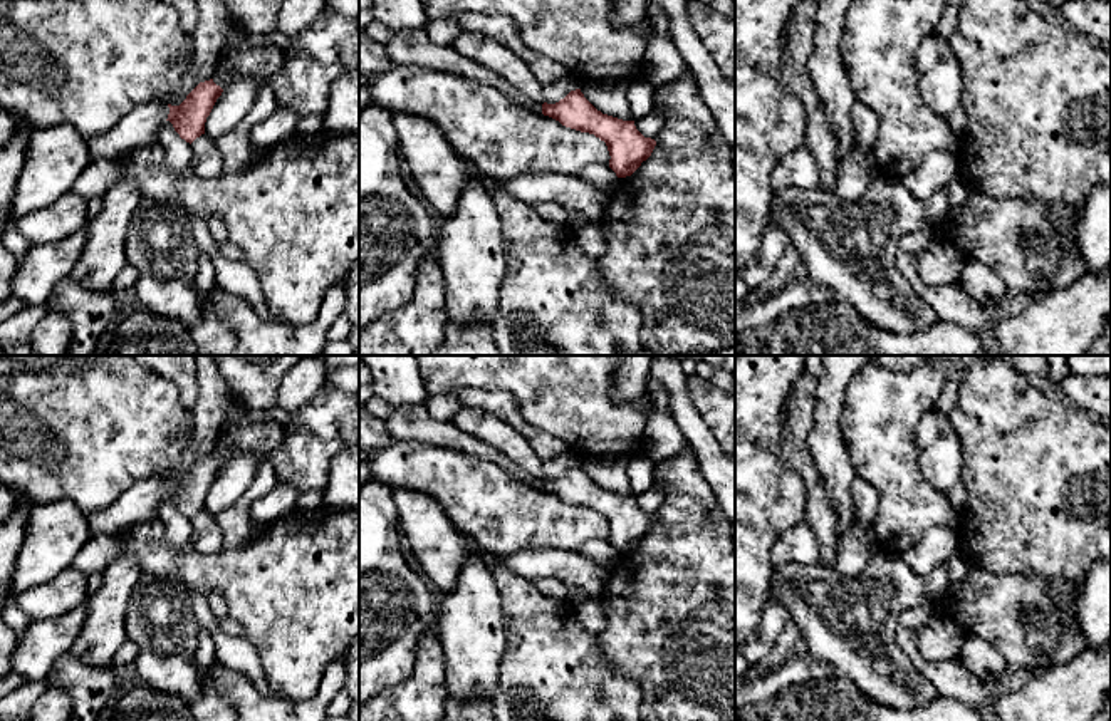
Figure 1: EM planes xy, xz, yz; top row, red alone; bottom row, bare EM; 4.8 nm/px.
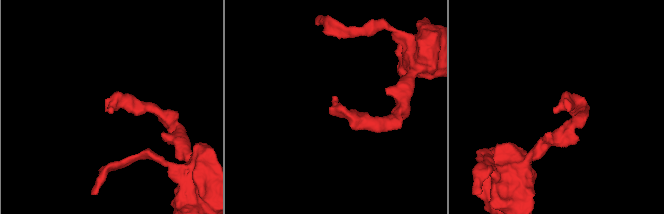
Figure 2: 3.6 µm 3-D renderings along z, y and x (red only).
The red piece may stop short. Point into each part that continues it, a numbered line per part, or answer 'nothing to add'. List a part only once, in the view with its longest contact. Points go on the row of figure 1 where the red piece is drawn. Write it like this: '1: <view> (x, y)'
1: xy (136, 131)

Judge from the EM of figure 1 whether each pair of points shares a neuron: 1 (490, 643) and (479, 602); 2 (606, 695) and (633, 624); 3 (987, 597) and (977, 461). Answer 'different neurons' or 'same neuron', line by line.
1: same neuron
2: different neurons
3: different neurons

